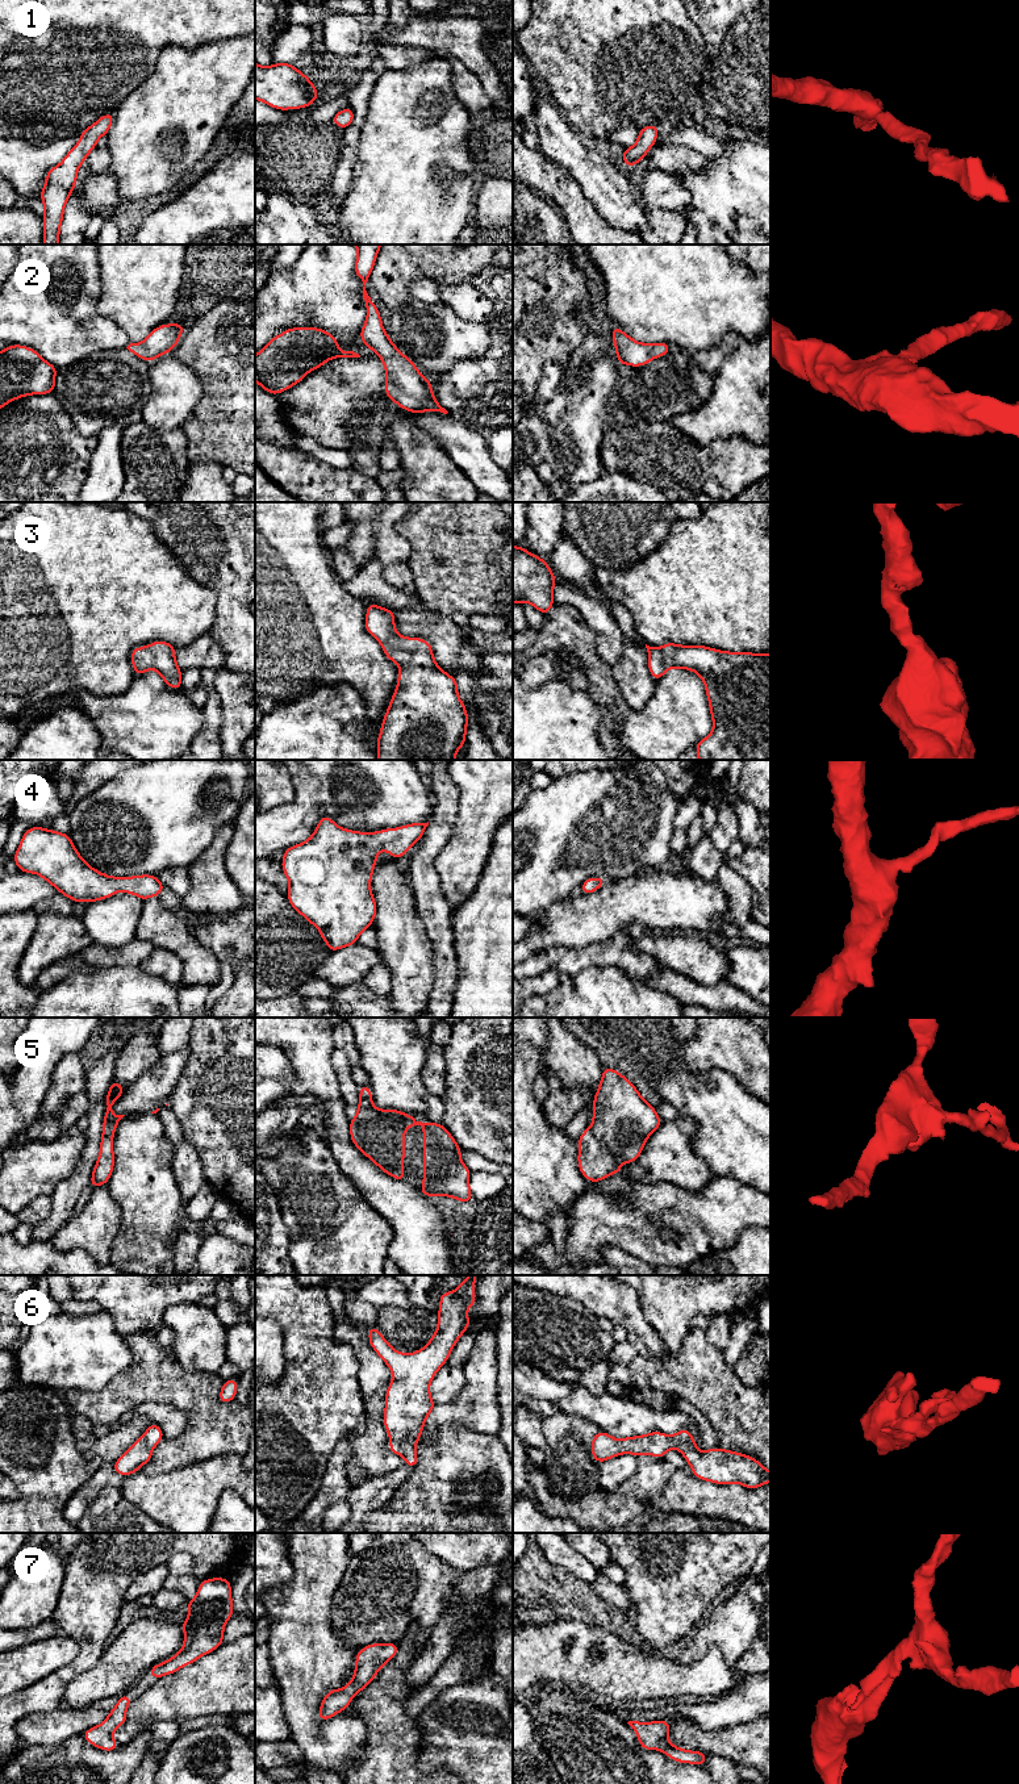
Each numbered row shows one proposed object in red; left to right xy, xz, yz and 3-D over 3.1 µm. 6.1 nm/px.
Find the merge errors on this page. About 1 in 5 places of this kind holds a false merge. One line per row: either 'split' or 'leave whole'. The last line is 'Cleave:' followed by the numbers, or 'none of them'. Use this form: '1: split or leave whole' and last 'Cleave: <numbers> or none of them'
1: leave whole
2: leave whole
3: leave whole
4: leave whole
5: leave whole
6: leave whole
7: leave whole
Cleave: none of them

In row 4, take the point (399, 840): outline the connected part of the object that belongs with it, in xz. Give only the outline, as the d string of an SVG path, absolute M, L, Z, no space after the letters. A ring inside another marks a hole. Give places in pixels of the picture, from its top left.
M322 815L313 835L297 845L284 849L281 869L289 880L287 898L291 906L320 929L330 953L358 943L359 935L372 927L377 906L371 891L372 872L377 852L388 851L397 858L422 839L427 823L410 823L377 832L344 830Z

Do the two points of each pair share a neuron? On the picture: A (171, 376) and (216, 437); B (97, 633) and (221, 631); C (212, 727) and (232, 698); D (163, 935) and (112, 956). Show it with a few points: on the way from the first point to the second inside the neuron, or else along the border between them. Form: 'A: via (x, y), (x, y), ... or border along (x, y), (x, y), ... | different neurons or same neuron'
A: border along (197, 376), (201, 384), (201, 399), (180, 426) | different neurons
B: border along (217, 601), (214, 621), (208, 633) | different neurons
C: border along (220, 707), (222, 713), (220, 742), (222, 744) | different neurons
D: border along (136, 936), (150, 941), (155, 947) | different neurons

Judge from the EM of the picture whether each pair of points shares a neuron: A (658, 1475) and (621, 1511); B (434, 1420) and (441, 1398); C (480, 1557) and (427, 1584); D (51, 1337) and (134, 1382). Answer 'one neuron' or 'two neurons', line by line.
A: one neuron
B: two neurons
C: two neurons
D: two neurons

